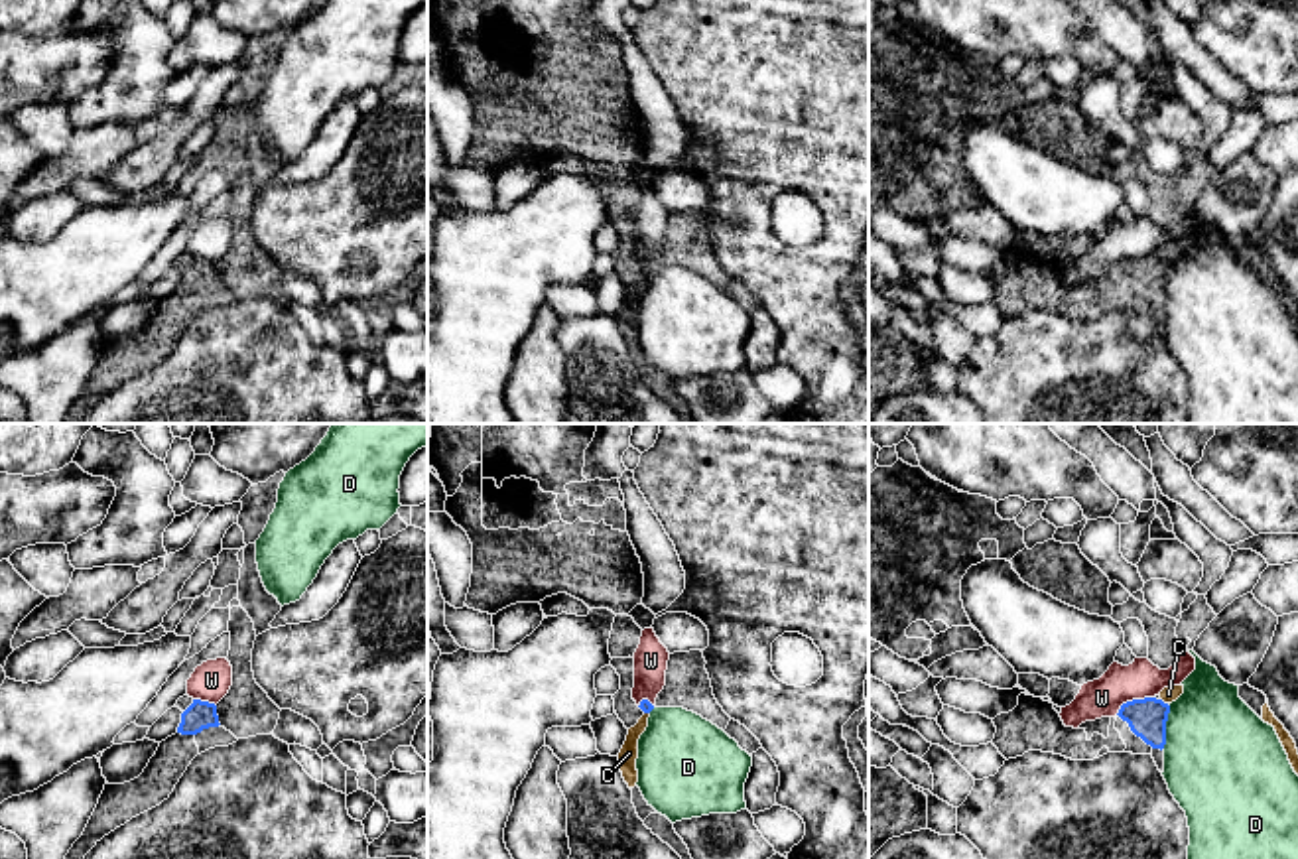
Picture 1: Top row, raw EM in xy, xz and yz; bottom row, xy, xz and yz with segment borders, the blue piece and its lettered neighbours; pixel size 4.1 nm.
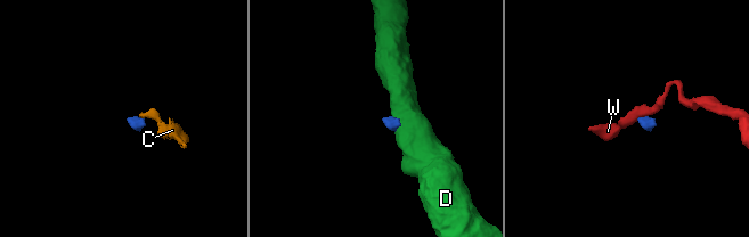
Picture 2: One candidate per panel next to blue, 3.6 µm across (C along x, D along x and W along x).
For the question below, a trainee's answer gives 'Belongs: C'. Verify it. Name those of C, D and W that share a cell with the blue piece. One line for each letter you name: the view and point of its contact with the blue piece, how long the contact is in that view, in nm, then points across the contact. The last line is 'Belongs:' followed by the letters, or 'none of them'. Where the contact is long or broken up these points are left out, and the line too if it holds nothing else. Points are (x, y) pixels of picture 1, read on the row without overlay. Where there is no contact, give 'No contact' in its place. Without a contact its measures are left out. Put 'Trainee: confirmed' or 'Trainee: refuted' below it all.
C: Touches blue at yz (1163, 261). Shared border 40 nm. Path across: yz (1147, 276), (1163, 261), (1168, 253)
Belongs: C
Trainee: confirmed

